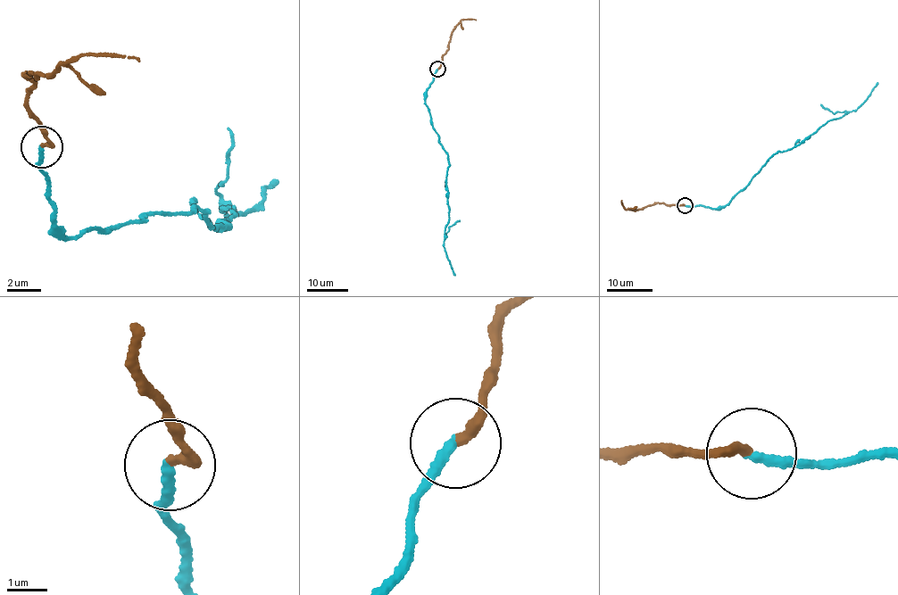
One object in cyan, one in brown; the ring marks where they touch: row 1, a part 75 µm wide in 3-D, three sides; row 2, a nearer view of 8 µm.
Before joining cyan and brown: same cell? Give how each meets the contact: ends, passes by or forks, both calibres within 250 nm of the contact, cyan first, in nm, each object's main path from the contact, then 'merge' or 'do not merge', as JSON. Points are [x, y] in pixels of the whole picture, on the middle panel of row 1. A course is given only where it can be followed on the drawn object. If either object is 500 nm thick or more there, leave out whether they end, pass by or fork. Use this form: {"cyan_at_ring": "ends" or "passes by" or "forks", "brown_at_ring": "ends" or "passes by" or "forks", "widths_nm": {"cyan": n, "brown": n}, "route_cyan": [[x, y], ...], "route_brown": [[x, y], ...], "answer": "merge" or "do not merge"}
{"cyan_at_ring": "ends", "brown_at_ring": "ends", "widths_nm": {"cyan": 240, "brown": 240}, "route_cyan": [[438, 69], [427, 89], [425, 103], [433, 129], [449, 159], [445, 181], [449, 216], [444, 247], [454, 275]], "route_brown": [[438, 69], [453, 28], [461, 20], [475, 20]], "answer": "do not merge"}

